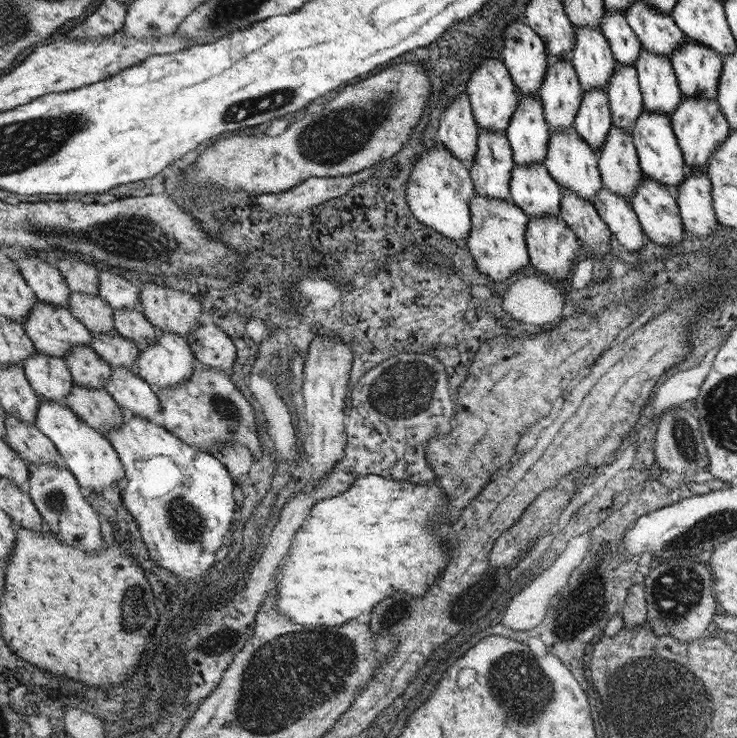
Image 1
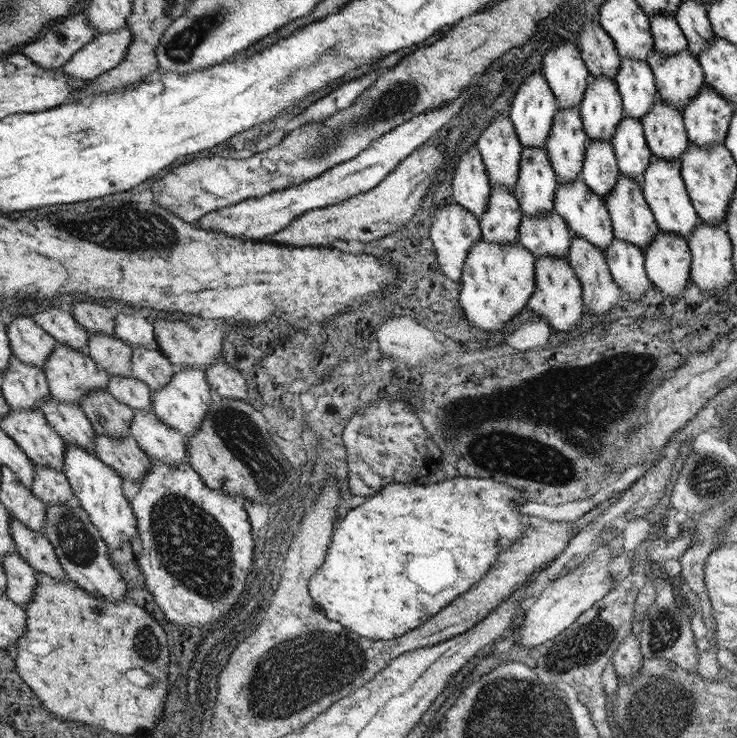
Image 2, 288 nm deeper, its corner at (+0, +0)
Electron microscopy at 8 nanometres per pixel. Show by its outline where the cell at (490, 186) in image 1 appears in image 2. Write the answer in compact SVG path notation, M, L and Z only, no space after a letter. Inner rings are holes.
M491 186L491 200L487 202L487 214L479 218L481 238L493 244L513 244L519 238L519 224L523 222L523 208L519 208L519 200L505 186Z

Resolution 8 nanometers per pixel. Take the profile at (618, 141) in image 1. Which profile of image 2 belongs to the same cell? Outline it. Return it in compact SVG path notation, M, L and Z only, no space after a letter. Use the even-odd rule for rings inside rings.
M619 174L611 194L605 196L607 212L613 224L613 238L635 244L645 250L657 236L655 216L643 196L641 182Z

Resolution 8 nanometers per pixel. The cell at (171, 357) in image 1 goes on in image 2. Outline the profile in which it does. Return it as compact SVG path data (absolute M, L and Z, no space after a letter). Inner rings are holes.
M177 368L175 376L171 378L171 382L167 382L167 386L151 392L151 412L161 422L185 436L195 436L195 432L199 432L201 424L207 418L207 412L211 410L211 402L213 398L209 394L205 372L197 368Z

